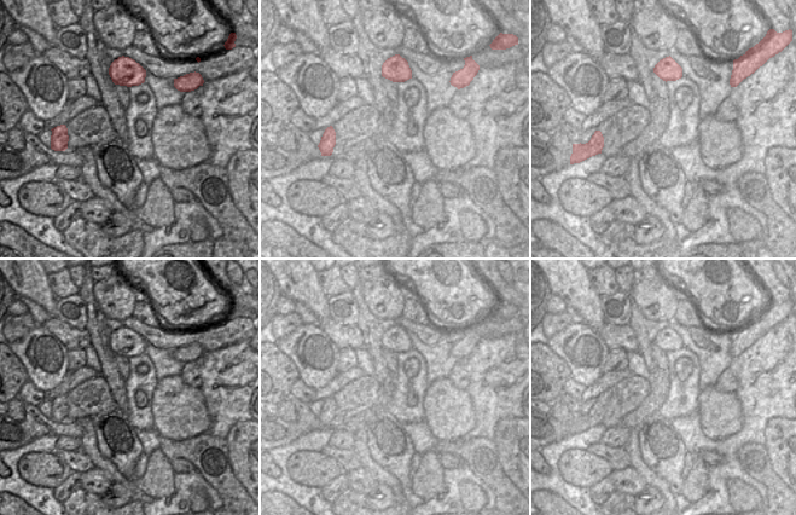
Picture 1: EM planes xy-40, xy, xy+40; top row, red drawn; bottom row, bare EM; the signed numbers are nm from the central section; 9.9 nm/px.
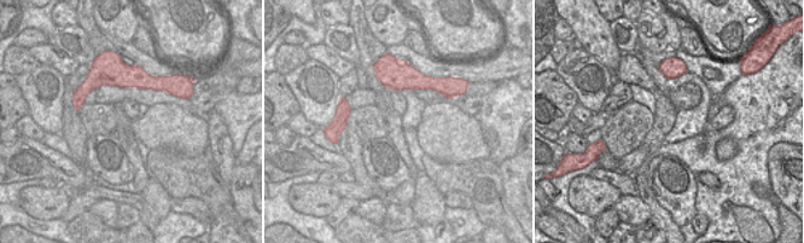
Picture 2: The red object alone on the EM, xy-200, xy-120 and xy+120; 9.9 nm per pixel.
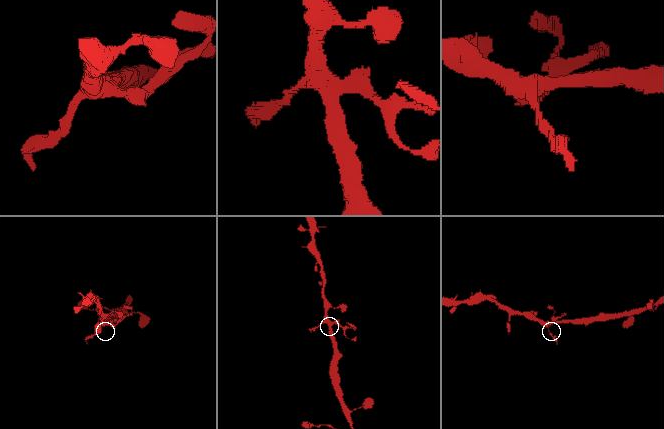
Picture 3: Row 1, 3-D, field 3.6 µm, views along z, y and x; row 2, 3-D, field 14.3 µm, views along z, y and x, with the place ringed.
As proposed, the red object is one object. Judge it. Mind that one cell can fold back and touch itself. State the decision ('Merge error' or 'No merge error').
Merge error.

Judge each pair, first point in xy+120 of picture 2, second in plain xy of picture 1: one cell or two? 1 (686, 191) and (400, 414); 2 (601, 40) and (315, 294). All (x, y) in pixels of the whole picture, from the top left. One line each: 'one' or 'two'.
1: two
2: one

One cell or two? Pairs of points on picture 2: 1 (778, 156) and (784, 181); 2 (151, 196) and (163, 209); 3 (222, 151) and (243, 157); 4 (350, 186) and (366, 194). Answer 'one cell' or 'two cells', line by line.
1: one cell
2: one cell
3: two cells
4: one cell

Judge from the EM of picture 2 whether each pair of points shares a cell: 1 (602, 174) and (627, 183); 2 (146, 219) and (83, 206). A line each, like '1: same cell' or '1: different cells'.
1: same cell
2: different cells

